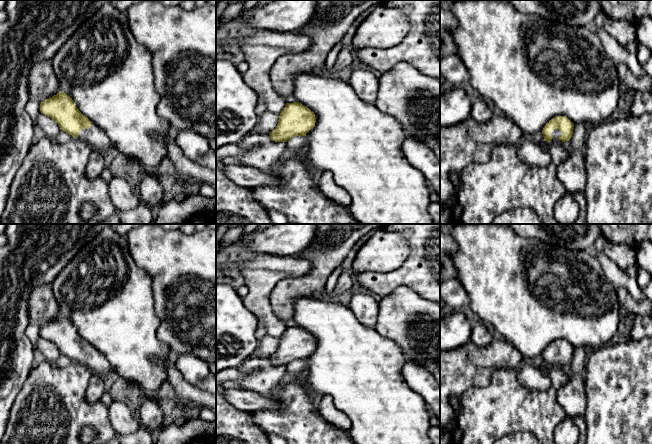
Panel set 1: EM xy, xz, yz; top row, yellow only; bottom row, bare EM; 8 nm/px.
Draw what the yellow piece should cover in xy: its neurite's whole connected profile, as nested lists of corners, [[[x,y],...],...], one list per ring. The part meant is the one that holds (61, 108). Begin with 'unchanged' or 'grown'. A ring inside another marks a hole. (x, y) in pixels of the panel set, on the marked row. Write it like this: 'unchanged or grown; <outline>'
grown; [[[59,91],[40,103],[40,112],[53,119],[74,139],[60,144],[44,137],[32,144],[12,180],[0,224],[98,224],[114,214],[119,216],[121,224],[153,223],[147,204],[142,202],[135,209],[121,212],[109,196],[109,183],[100,177],[87,177],[89,151],[104,153],[113,146],[107,135],[79,111],[70,96]],[[87,202],[96,206],[97,213],[92,219],[84,220],[80,217],[80,209]]]

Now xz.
unchanged; [[[299,102],[286,103],[277,126],[269,135],[275,142],[287,142],[295,136],[306,136],[315,123],[315,114],[308,107]]]

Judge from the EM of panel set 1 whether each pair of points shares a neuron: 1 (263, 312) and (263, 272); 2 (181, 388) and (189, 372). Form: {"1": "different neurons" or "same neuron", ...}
{"1": "same neuron", "2": "different neurons"}

